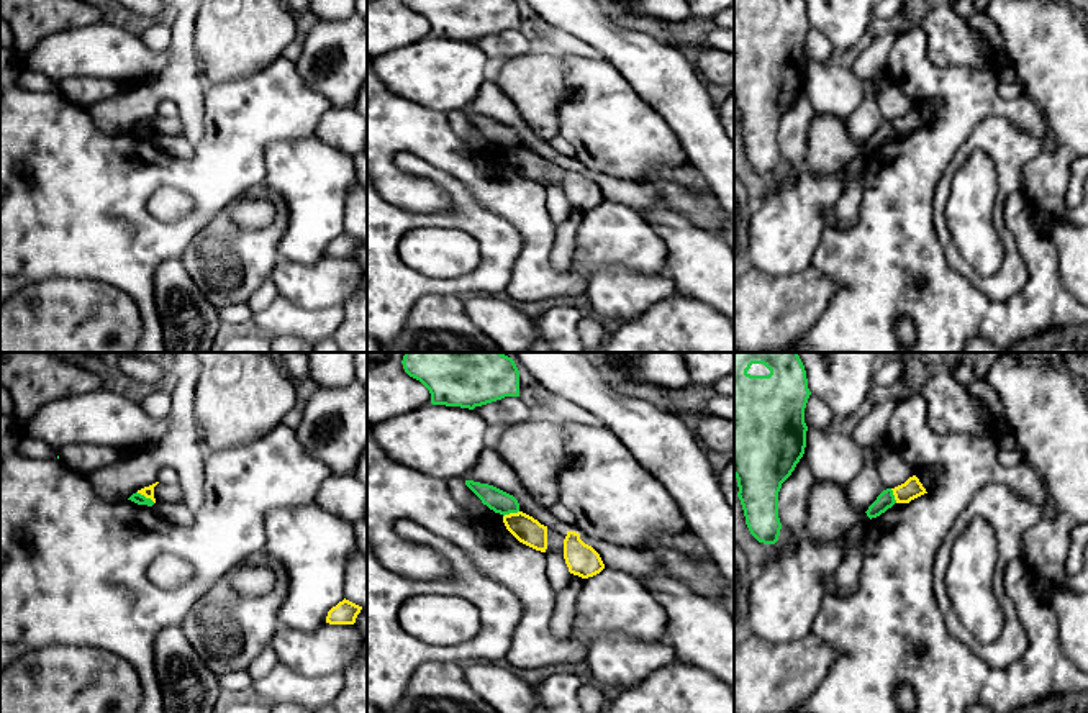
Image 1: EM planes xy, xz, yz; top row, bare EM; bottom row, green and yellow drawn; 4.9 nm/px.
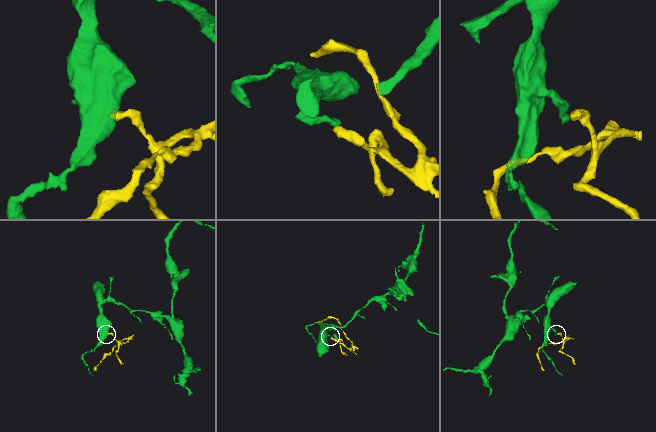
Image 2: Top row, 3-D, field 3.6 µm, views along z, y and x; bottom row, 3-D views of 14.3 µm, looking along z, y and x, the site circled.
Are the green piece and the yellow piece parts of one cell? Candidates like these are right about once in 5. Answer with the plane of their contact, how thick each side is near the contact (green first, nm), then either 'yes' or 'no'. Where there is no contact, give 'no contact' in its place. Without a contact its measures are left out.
xy | 50/60 nm | no

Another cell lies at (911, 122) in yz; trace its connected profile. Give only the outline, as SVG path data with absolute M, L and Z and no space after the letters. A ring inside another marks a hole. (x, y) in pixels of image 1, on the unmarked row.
M916 108L909 110L904 116L891 123L896 136L909 136L911 133L927 126Z

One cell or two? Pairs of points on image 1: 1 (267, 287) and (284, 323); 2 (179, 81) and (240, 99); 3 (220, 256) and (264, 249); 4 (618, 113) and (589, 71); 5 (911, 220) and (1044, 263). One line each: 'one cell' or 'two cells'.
1: two cells
2: two cells
3: one cell
4: one cell
5: one cell

